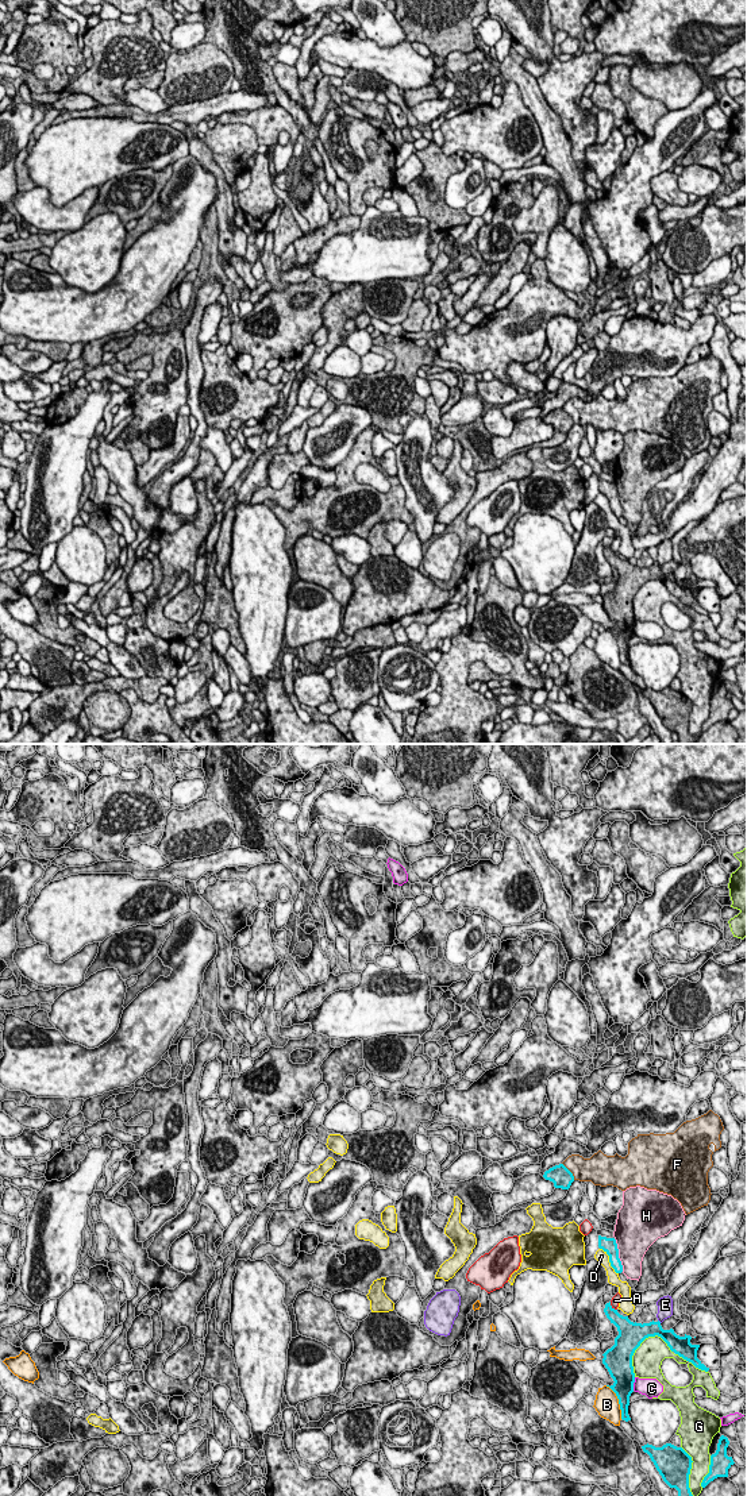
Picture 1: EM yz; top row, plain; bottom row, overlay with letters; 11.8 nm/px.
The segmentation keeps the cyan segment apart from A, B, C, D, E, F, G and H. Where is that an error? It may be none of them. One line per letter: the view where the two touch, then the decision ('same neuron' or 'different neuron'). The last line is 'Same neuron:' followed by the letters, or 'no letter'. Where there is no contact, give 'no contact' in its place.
A: contact in yz; different neuron
B: contact in yz; different neuron
C: contact in yz; different neuron
D: contact in yz; different neuron
E: no contact; different neuron
F: contact in yz; different neuron
G: contact in yz; different neuron
H: contact in yz; different neuron
Same neuron: no letter

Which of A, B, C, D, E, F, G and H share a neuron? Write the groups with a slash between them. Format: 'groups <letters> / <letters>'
groups A / B / C / D / E / F / G / H

